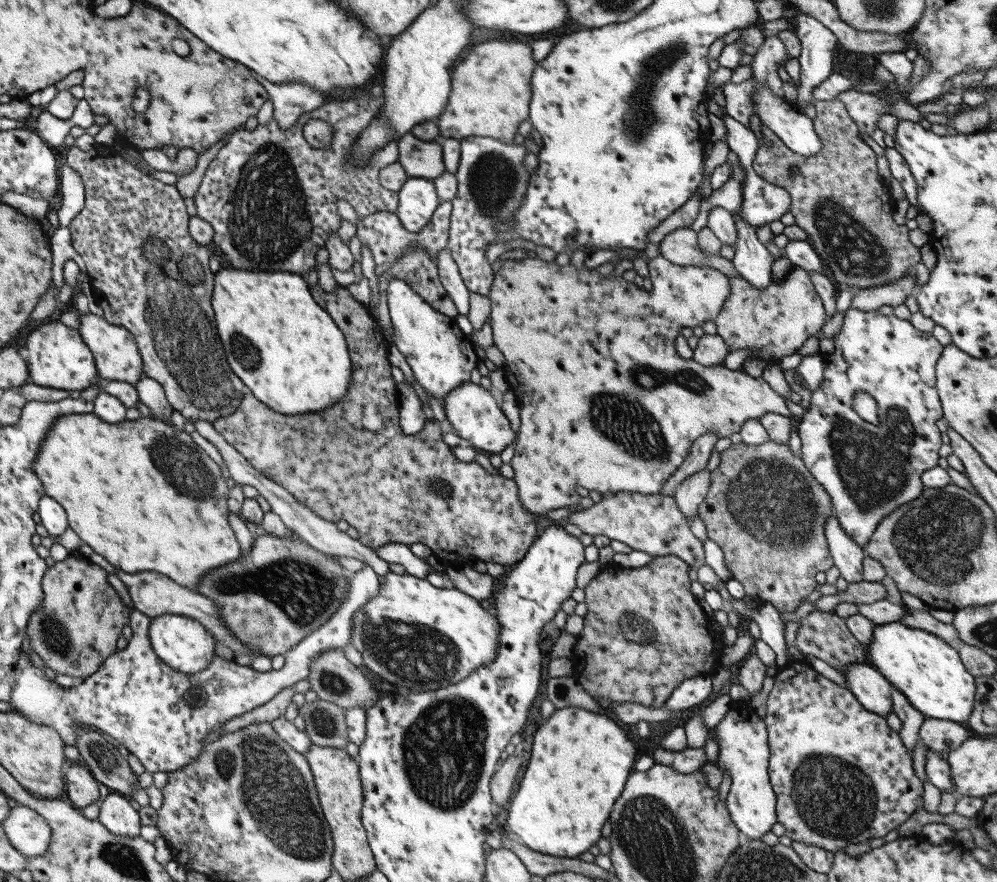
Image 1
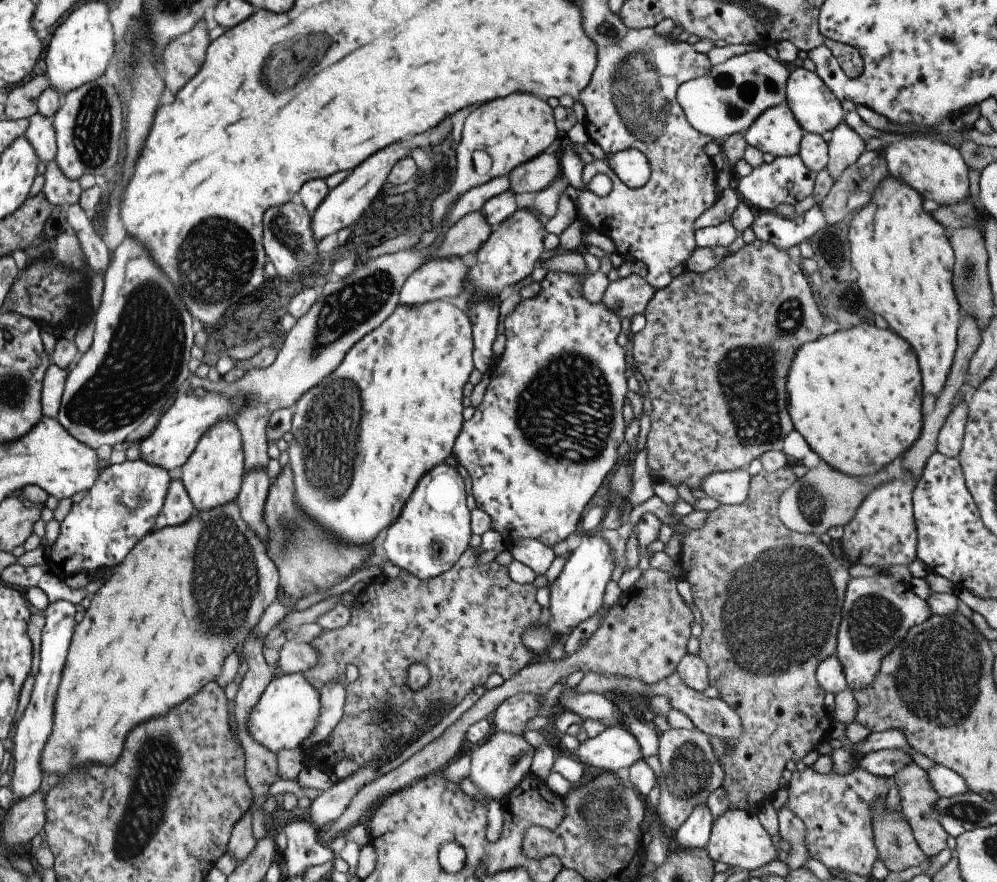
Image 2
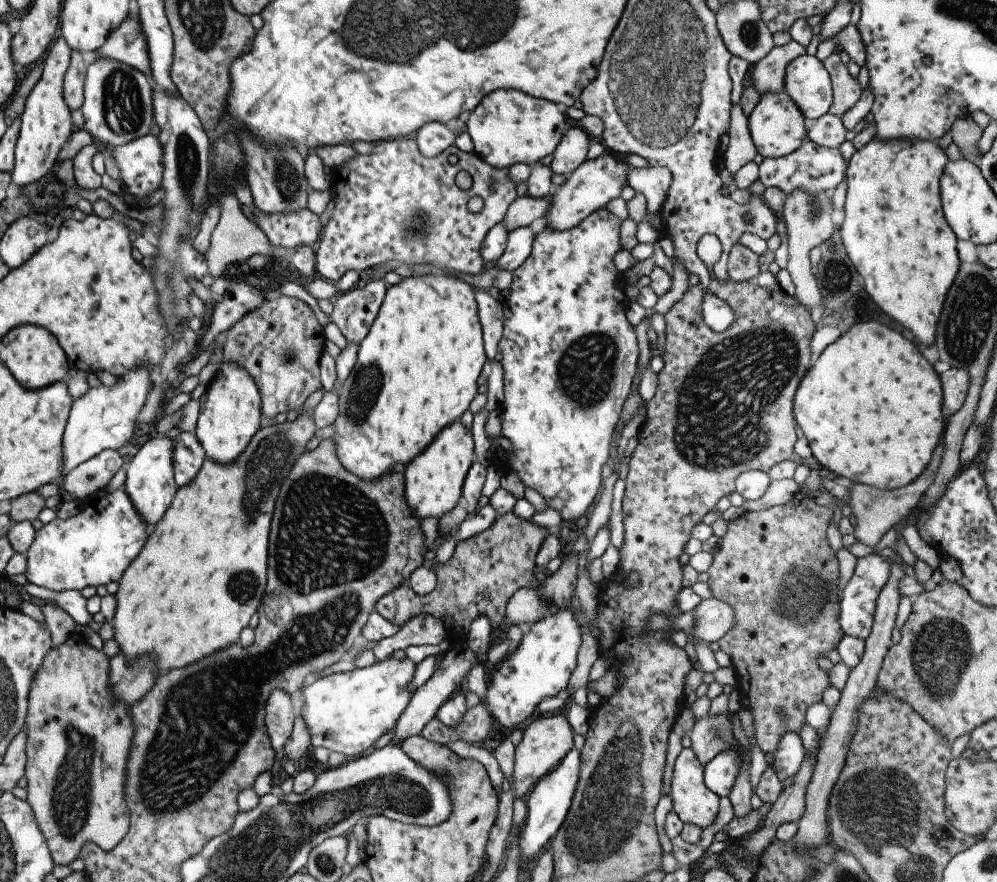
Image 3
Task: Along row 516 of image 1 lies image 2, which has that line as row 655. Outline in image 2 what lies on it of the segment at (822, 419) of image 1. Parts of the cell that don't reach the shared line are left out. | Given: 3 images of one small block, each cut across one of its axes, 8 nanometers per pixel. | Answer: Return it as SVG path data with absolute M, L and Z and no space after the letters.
M871 576L871 578L851 578L847 582L841 620L837 628L837 652L835 658L843 668L845 682L849 690L867 688L877 672L881 658L889 654L909 632L909 628L919 626L931 614L925 600L917 598L909 584L897 582L891 576Z

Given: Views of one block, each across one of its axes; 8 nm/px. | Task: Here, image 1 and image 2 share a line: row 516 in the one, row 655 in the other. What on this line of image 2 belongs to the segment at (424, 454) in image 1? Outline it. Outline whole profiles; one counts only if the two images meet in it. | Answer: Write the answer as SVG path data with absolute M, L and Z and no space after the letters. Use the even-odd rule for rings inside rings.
M467 548L453 568L429 580L409 576L405 570L399 578L375 578L357 594L353 606L349 608L349 622L343 628L323 630L309 642L319 658L313 668L303 672L303 678L315 690L321 690L327 682L337 680L341 682L347 700L341 720L335 724L333 732L317 744L311 760L305 764L307 768L321 768L329 772L341 760L353 760L359 768L371 762L379 762L379 766L383 766L401 752L403 744L415 742L437 726L445 714L461 704L475 686L483 686L491 674L499 674L503 680L509 680L533 660L533 652L521 644L521 630L531 624L539 624L541 608L535 602L537 590L533 584L515 584L507 576L507 568L497 562L477 564L477 556L481 552L481 548ZM413 664L423 664L429 672L429 682L421 690L411 690L407 686L407 668ZM347 666L355 666L359 674L353 684L345 682Z

